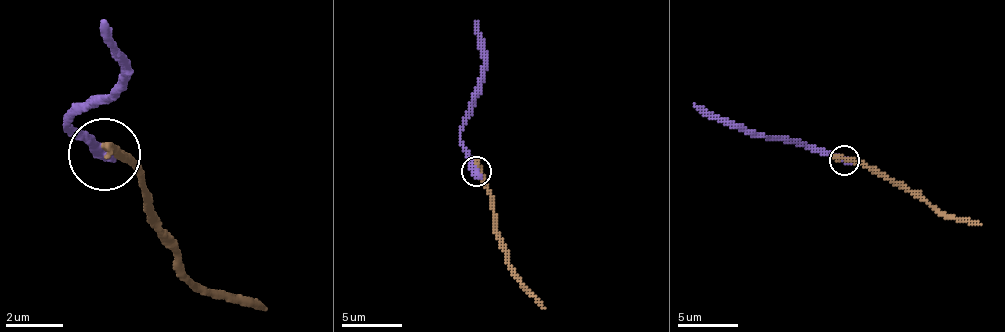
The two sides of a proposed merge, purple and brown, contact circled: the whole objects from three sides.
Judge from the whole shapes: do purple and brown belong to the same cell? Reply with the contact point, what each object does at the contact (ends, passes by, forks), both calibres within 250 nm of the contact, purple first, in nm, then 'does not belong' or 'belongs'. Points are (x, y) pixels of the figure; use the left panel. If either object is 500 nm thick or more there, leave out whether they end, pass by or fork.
at (104, 154); purple ends there; brown ends there; 440 nm thick on the purple side, 440 nm on the other; does not belong

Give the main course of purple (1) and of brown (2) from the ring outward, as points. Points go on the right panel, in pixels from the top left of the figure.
1: (845, 161), (812, 146), (730, 128), (694, 103)
2: (845, 158), (884, 173), (951, 215), (981, 224)

